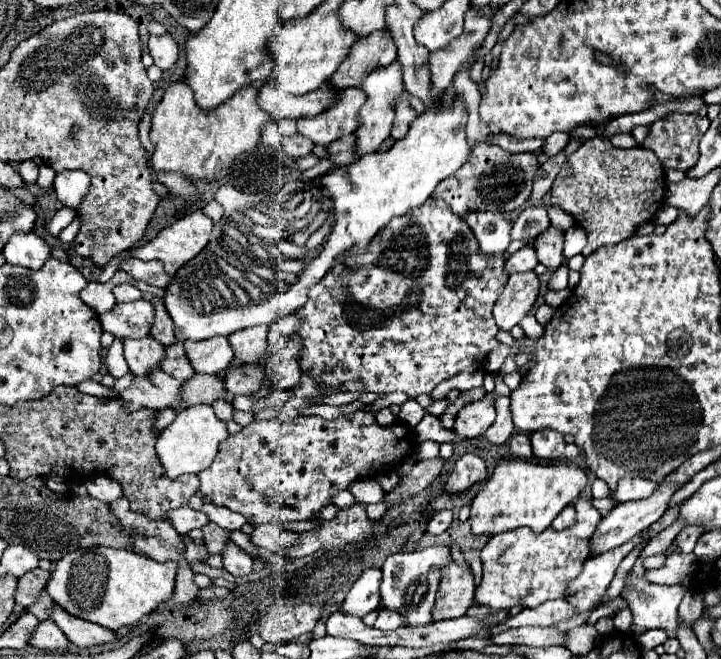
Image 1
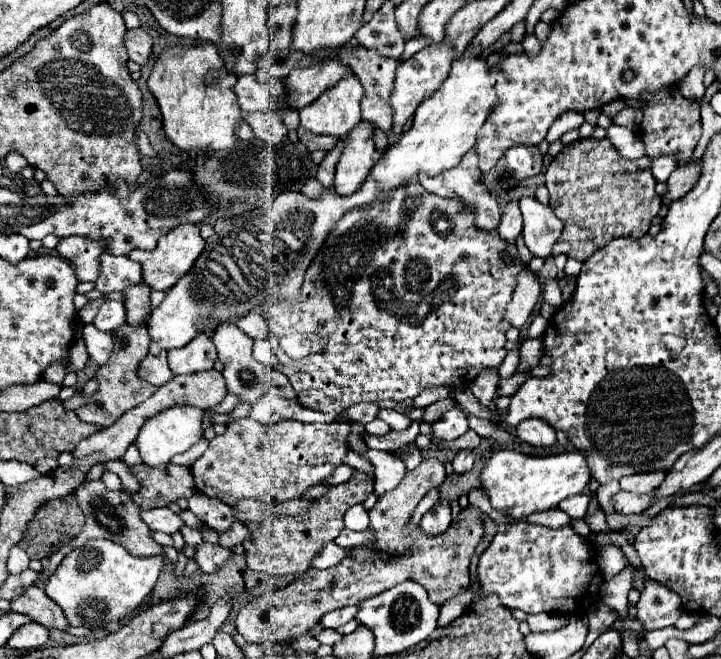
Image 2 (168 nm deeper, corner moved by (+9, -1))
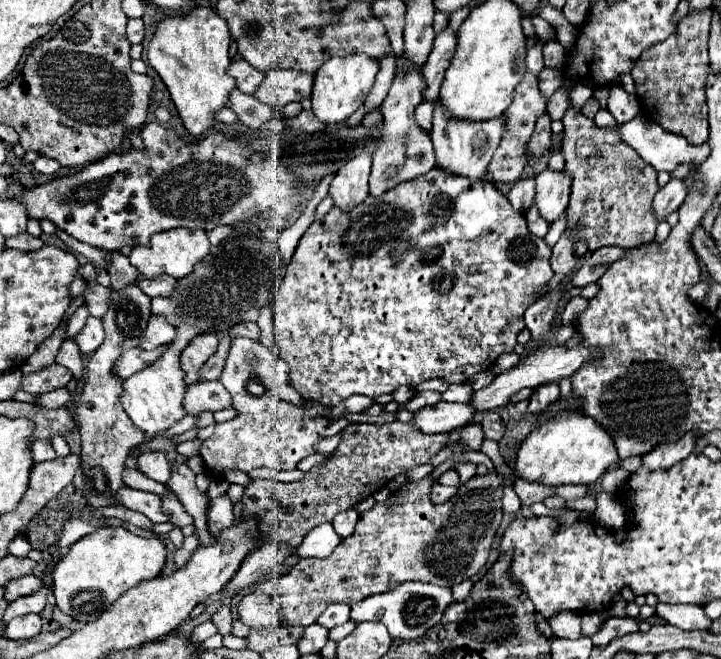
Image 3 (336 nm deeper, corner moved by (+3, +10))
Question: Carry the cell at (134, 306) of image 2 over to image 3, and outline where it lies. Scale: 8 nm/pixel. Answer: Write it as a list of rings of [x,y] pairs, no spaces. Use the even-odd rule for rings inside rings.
[[[115,252],[111,256],[111,268],[109,268],[109,276],[111,276],[111,288],[113,290],[123,290],[129,284],[137,284],[143,276],[139,276],[139,272],[135,272],[135,268],[131,268],[131,262],[127,256]]]

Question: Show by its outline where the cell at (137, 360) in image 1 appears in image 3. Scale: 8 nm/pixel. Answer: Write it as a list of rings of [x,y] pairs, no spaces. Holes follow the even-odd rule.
[[[89,316],[87,318],[87,324],[83,326],[83,330],[77,334],[77,344],[79,344],[79,350],[83,354],[91,354],[99,348],[99,344],[103,342],[105,338],[105,332],[103,332],[103,322],[95,316]]]

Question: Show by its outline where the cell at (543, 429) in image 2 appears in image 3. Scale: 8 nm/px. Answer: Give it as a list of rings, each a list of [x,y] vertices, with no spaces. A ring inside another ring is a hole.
[[[557,382],[543,384],[543,386],[535,388],[535,394],[533,394],[531,400],[529,400],[527,412],[531,412],[531,414],[543,412],[543,410],[547,410],[549,406],[557,404],[557,400],[559,400],[559,384],[557,384]]]

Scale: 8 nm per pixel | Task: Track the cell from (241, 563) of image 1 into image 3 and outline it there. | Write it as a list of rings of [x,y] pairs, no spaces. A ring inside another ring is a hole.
[[[173,464],[171,480],[167,486],[173,490],[173,494],[179,498],[179,502],[185,506],[187,514],[193,516],[193,520],[195,520],[193,526],[195,526],[195,534],[199,538],[199,546],[215,544],[217,538],[213,538],[207,528],[209,496],[195,486],[195,474],[191,472],[191,468],[185,464],[181,464],[181,466]]]

